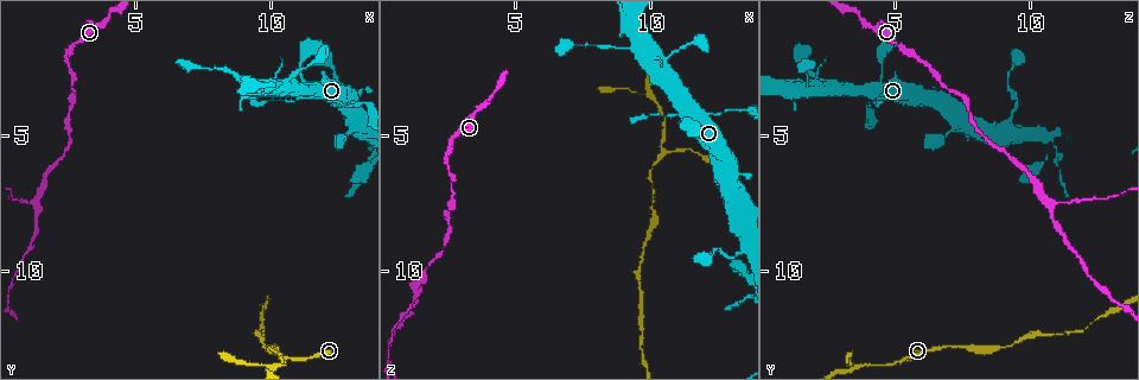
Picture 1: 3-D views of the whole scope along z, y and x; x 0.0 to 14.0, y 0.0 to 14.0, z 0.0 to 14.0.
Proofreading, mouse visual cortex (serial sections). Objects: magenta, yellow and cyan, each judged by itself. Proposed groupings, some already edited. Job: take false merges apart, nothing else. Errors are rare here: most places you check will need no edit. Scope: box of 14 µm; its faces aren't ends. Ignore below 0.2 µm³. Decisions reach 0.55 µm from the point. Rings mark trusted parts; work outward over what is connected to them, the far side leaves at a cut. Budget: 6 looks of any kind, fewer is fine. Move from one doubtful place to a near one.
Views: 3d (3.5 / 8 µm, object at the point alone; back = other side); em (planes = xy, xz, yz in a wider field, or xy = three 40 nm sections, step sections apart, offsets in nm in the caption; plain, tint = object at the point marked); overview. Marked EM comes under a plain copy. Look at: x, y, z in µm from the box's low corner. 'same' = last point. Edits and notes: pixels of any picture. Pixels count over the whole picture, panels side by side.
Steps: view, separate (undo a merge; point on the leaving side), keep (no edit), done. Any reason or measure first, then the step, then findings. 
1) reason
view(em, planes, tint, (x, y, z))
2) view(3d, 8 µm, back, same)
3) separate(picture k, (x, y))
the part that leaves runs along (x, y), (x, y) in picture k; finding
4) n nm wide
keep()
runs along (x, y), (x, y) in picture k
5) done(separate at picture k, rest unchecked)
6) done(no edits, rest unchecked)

calibre changes
view(3d, 3.5 µm, (13.3, 4.4, 9.3))

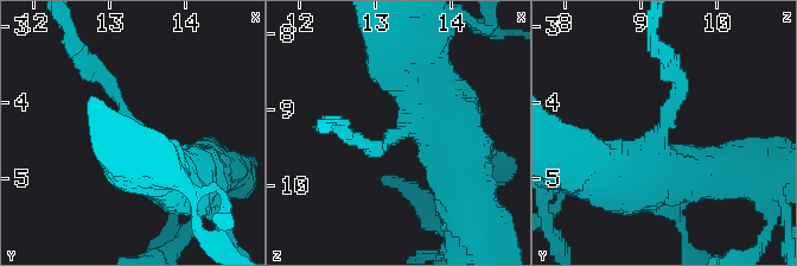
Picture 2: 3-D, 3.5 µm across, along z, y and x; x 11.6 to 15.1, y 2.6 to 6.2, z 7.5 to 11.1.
arms of 200, 800 nm
view(em, xy, step 1, tint, (13.40, 4.35, 9.30))

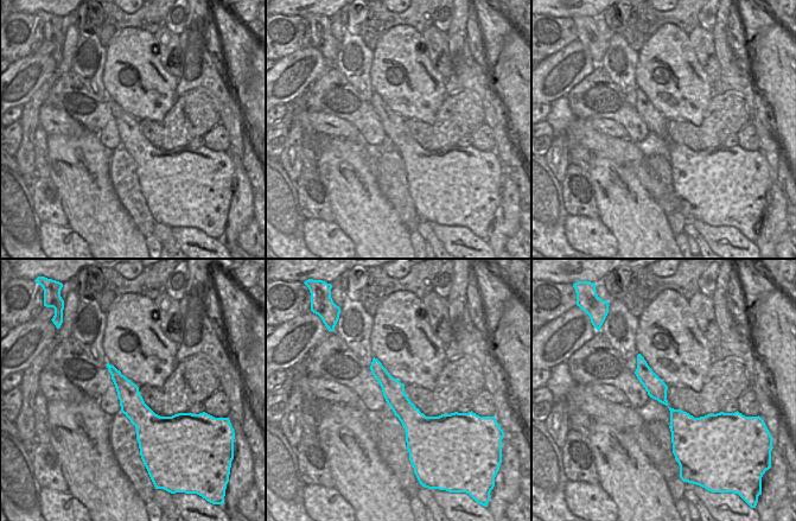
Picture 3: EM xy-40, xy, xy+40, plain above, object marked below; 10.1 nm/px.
keep()
runs along (640, 359), (676, 415), (676, 442) in picture 3; one cell here

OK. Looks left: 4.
view(3d, 3.5 µm, (10.5, 13.2, 5.7))

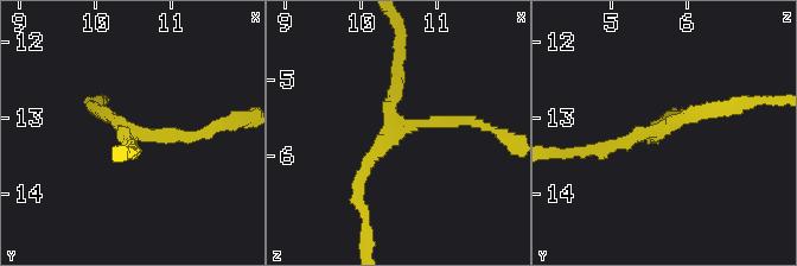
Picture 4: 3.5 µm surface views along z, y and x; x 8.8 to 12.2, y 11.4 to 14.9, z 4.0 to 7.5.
keep()
runs along (480, 126), (405, 126), (361, 181) in picture 4; continuous, no second cell

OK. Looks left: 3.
view(3d, 8 µm, (11.1, 2.5, 4.6))

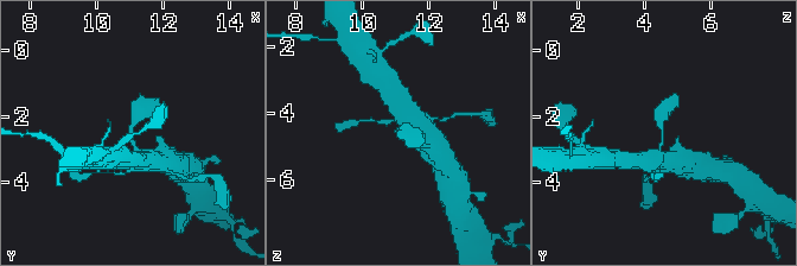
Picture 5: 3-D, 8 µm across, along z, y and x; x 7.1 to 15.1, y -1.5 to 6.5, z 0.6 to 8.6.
view(3d, 3.5 µm, (11.0, 2.6, 4.6))

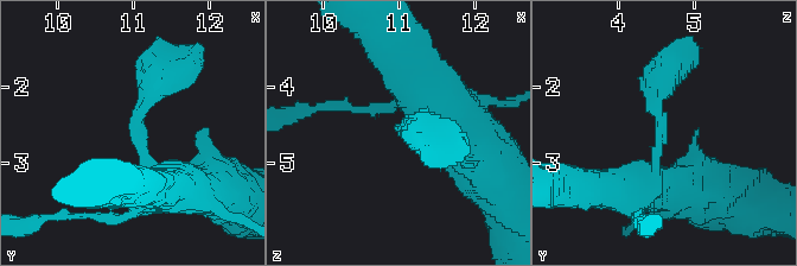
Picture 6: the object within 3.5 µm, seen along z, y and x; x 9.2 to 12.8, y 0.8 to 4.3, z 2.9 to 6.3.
keep()
runs along (641, 189), (662, 138), (656, 87), (677, 64) in picture 6; one cell here

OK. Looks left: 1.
done(no edits, rest unchecked)

